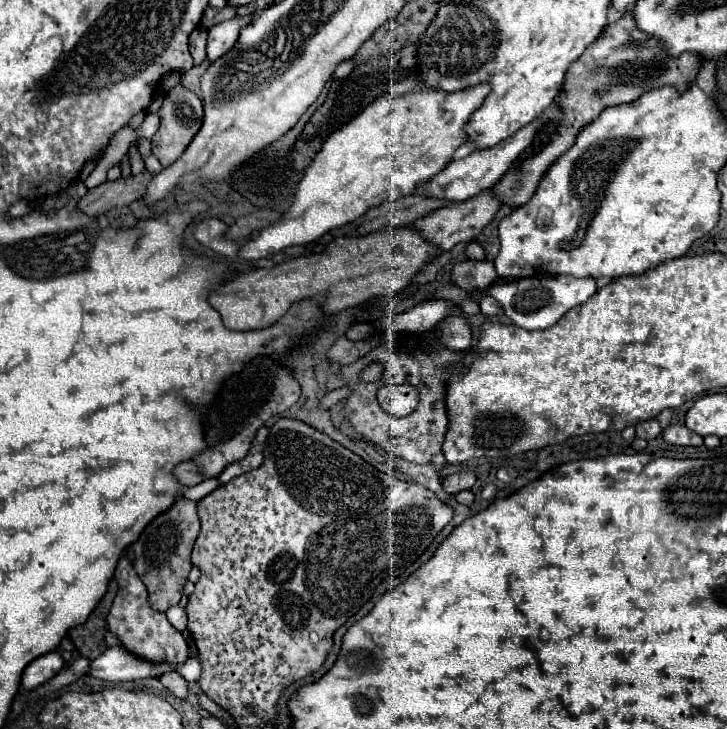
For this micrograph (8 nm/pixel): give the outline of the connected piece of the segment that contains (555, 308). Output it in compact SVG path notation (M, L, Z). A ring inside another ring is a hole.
M542 276L542 278L522 278L508 280L502 284L492 284L486 288L484 296L492 296L504 308L504 314L524 330L544 330L554 326L570 308L586 302L596 292L594 278L574 278L574 276Z

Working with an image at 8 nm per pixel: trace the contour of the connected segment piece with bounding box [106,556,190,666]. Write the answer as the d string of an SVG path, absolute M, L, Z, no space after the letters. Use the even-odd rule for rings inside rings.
M122 556L118 560L116 580L118 580L118 594L112 602L108 616L106 616L106 626L112 634L118 636L120 646L126 648L130 654L140 656L142 660L152 662L152 664L162 664L162 662L172 664L172 666L184 664L190 656L184 636L166 620L166 614L150 608L148 592L126 556Z

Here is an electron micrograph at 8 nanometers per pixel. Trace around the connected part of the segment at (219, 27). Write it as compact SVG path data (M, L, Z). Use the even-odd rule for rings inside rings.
M250 14L248 16L236 16L232 20L220 22L208 30L208 48L206 50L208 50L210 62L216 62L224 54L228 54L228 50L232 50L232 46L238 42L240 28L246 26L250 22L250 18L252 18Z

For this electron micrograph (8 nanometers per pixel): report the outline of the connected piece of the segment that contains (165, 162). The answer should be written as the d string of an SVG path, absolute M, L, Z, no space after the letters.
M178 86L166 94L158 114L160 114L160 128L152 138L152 154L160 160L162 166L170 166L180 158L180 154L188 148L192 138L198 134L202 126L202 102L194 92L186 90L184 86Z

